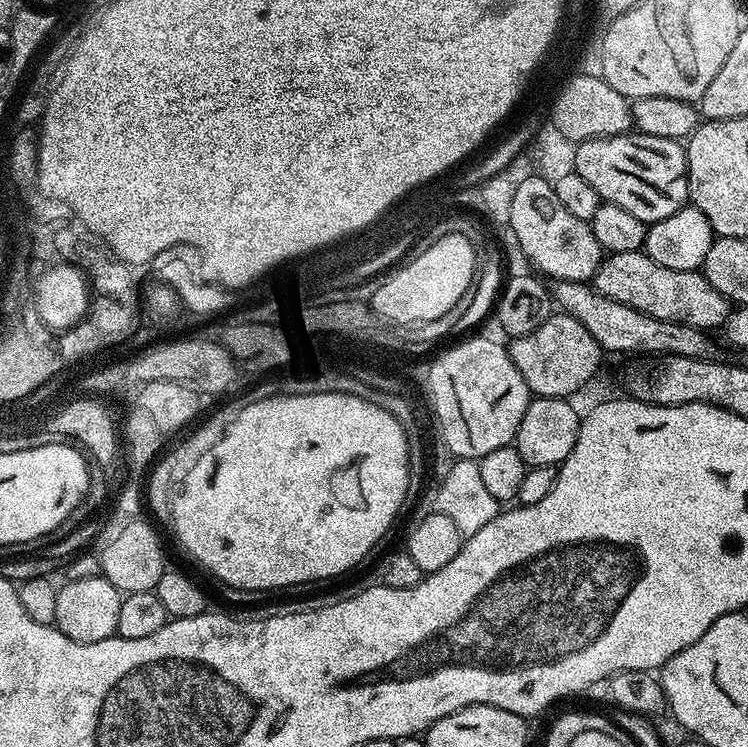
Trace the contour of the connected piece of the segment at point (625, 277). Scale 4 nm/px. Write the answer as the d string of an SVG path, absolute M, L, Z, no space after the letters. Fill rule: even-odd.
M643 250L614 252L601 259L594 287L600 295L614 302L622 302L642 314L675 324L713 330L719 324L721 327L730 315L730 301L710 286L703 271L666 270L666 266L658 266L658 262L654 262Z

